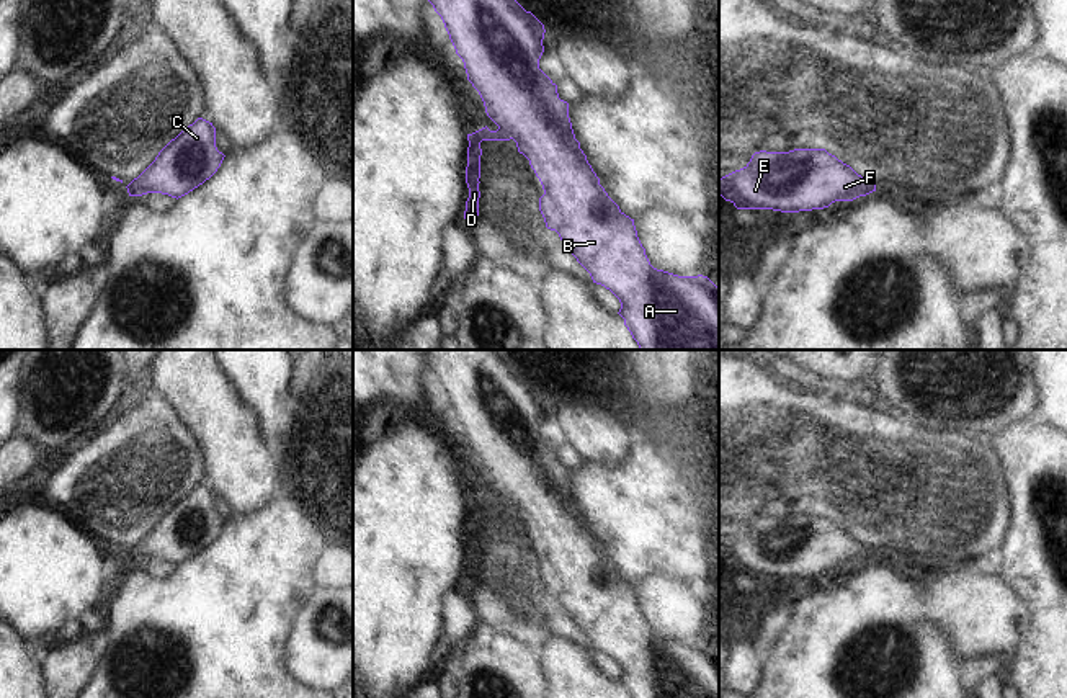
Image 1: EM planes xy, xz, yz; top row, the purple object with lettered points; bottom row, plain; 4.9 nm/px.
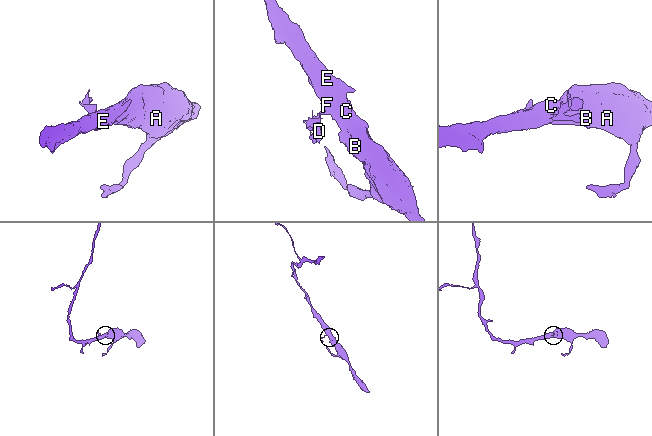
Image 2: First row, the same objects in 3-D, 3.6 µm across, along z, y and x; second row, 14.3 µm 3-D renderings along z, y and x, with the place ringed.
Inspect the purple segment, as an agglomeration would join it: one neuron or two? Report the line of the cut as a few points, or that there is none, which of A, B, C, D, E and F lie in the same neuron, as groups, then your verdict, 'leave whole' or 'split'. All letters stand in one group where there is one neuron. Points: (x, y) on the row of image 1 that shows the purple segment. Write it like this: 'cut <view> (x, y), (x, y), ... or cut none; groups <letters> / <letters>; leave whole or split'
cut xz (499, 128), (512, 138); groups A B C E F / D; split

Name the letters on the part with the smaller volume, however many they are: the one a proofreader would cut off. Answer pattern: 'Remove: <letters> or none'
Remove: D

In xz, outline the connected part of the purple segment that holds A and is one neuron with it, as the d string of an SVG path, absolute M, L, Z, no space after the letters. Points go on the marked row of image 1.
M428 0L441 16L467 80L479 92L487 116L523 154L544 195L539 211L565 248L621 302L619 315L641 350L719 350L719 288L703 275L678 276L650 265L634 219L626 216L600 185L580 149L569 118L569 103L539 69L544 25L516 0Z

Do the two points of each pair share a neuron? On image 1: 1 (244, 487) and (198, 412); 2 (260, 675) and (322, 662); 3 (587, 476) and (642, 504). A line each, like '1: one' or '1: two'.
1: one
2: two
3: one

